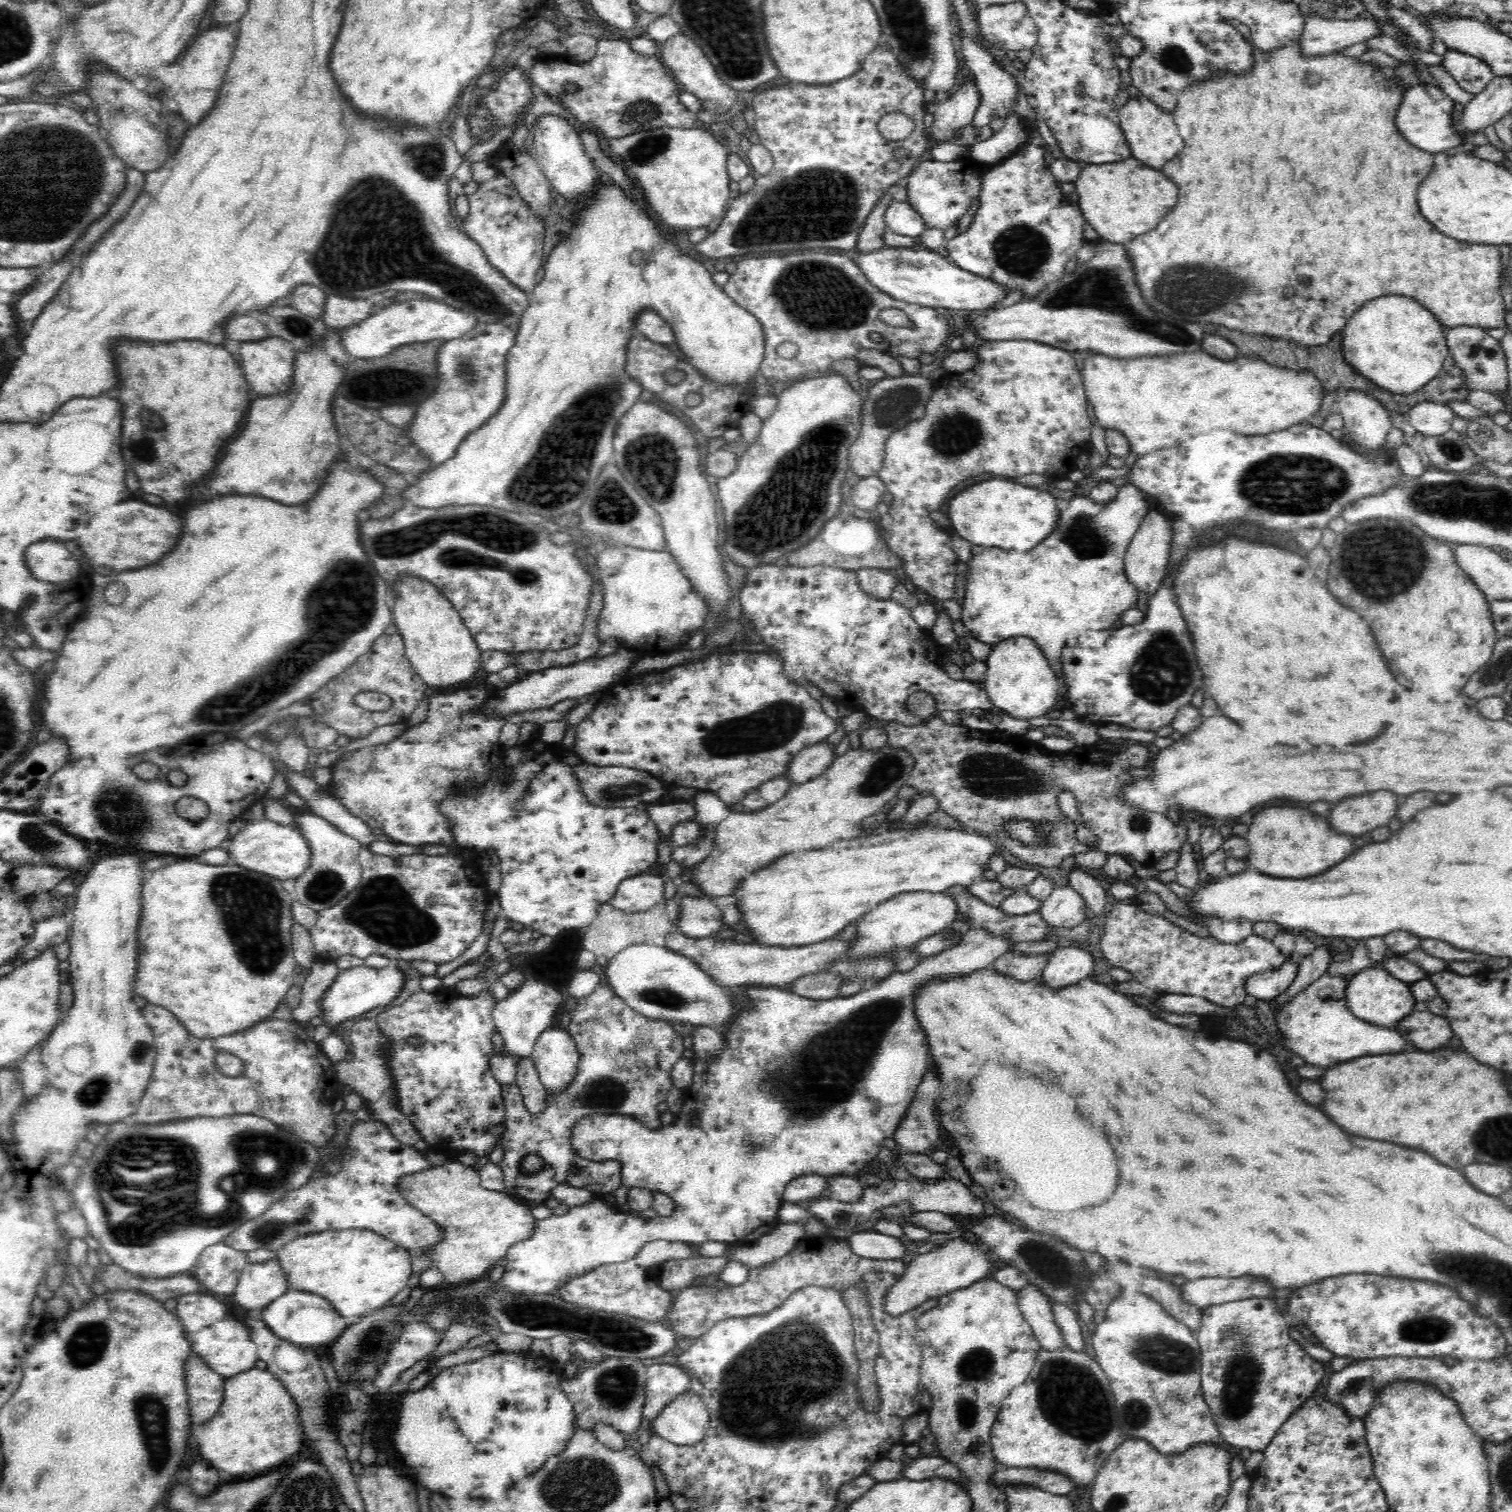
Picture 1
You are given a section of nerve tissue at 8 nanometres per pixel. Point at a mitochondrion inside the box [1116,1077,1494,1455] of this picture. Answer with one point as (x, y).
(1238, 1387)

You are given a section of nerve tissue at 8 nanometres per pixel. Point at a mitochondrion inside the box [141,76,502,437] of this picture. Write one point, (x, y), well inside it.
(427, 159)

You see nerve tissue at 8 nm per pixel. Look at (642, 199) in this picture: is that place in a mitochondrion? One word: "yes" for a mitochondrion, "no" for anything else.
no

